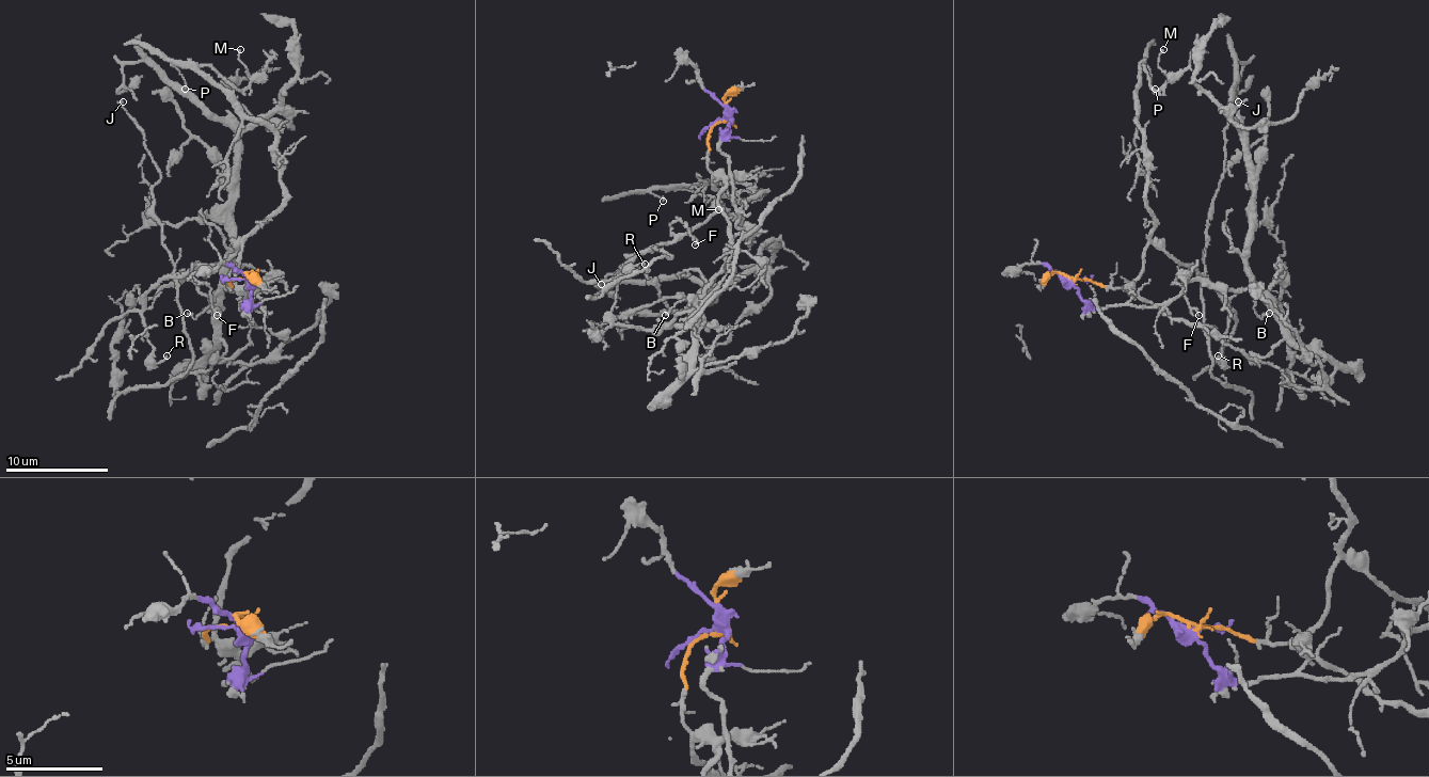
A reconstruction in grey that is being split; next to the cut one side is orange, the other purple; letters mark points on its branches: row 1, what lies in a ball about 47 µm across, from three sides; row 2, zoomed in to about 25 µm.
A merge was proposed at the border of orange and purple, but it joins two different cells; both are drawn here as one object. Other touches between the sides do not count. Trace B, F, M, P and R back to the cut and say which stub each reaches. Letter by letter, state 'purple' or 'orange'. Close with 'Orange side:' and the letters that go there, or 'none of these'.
B: purple
F: orange
M: orange
P: orange
R: orange
Orange side: F, M, P, R

